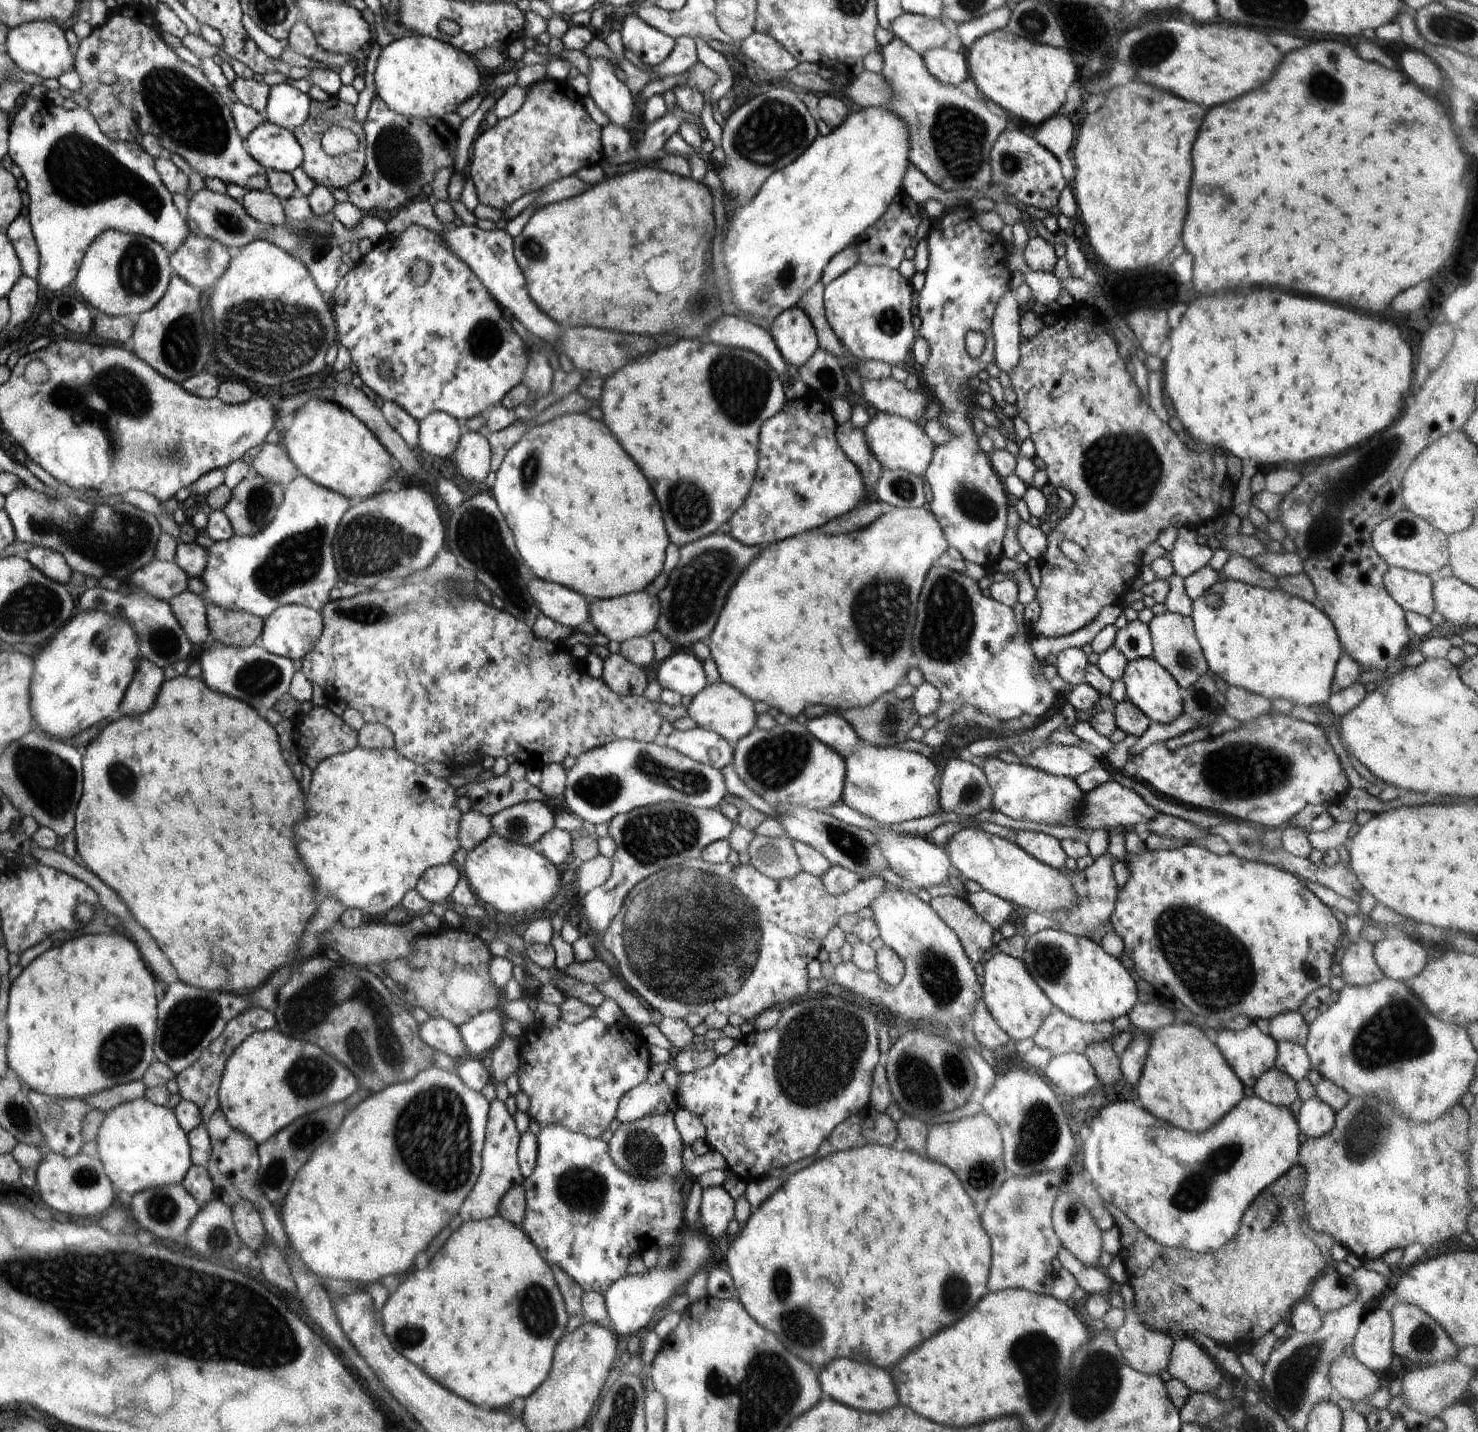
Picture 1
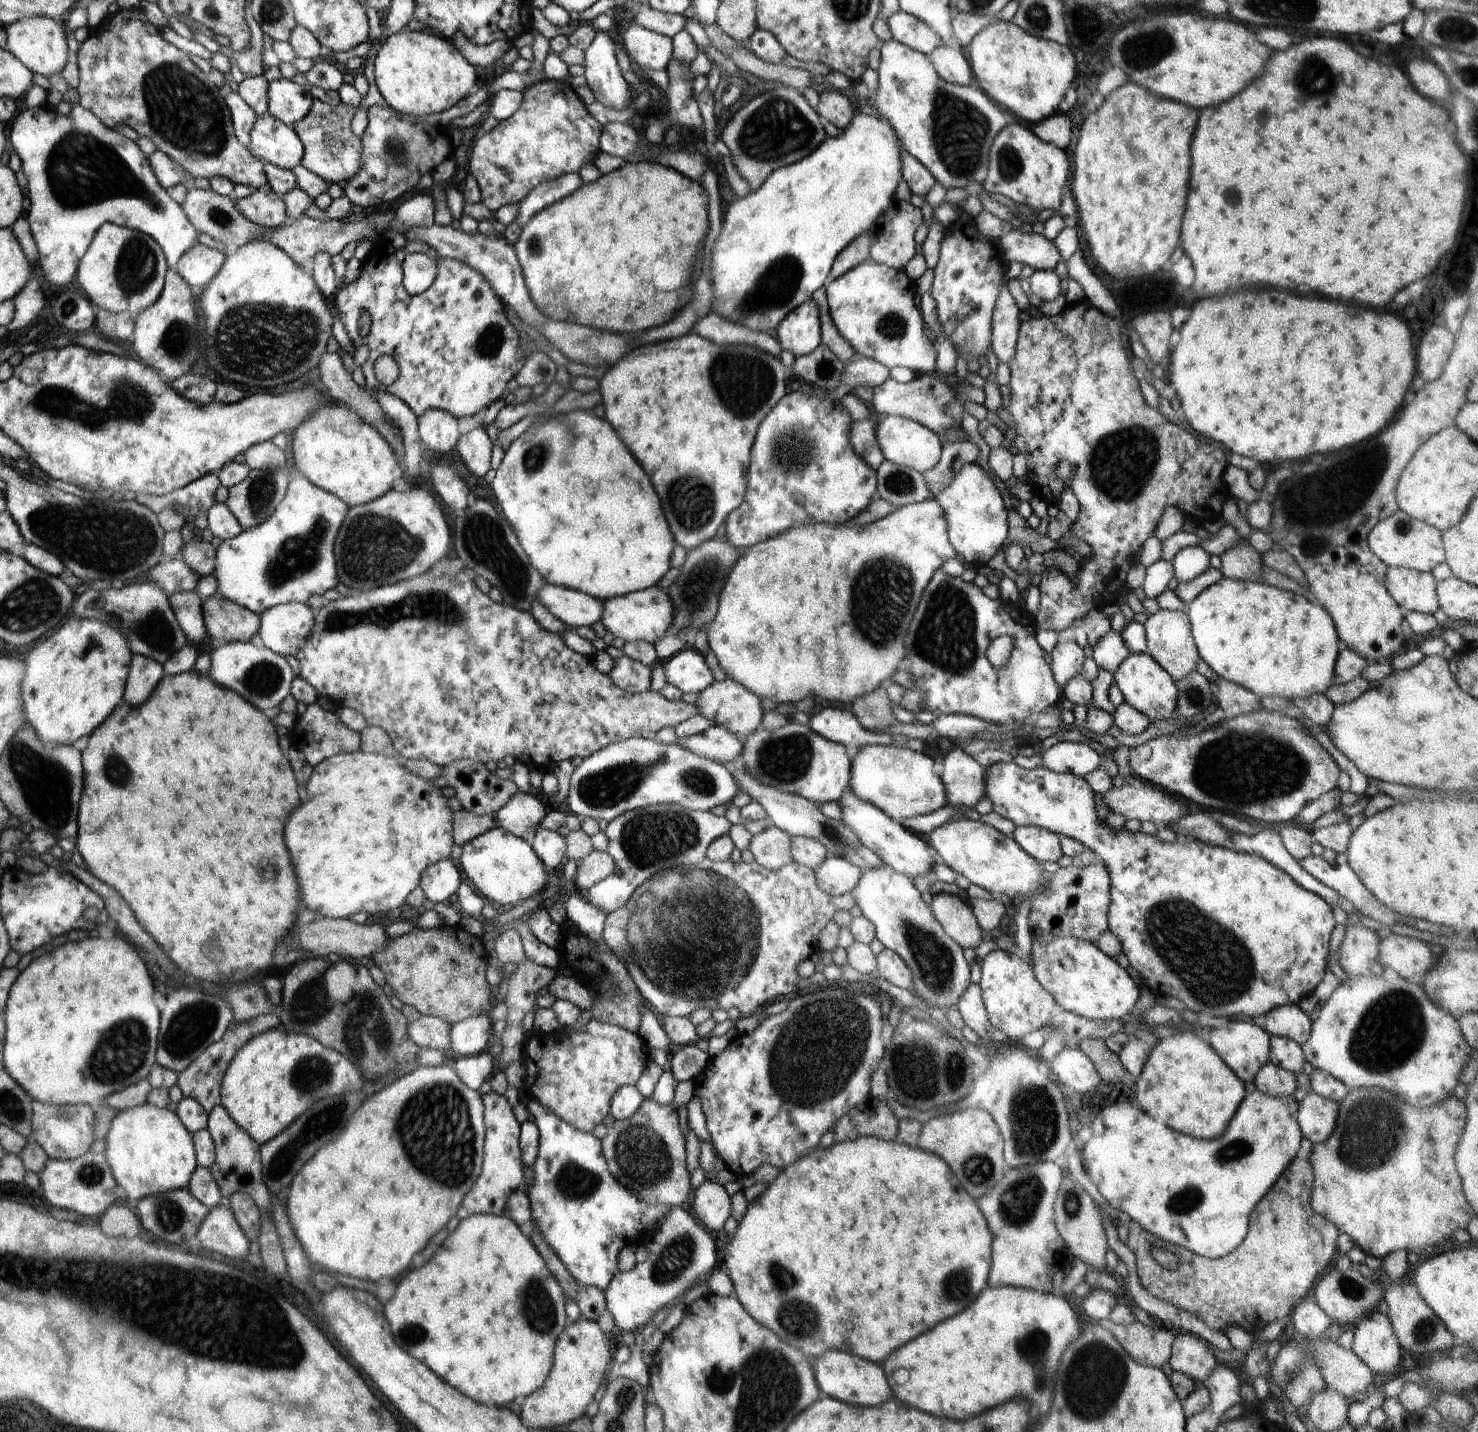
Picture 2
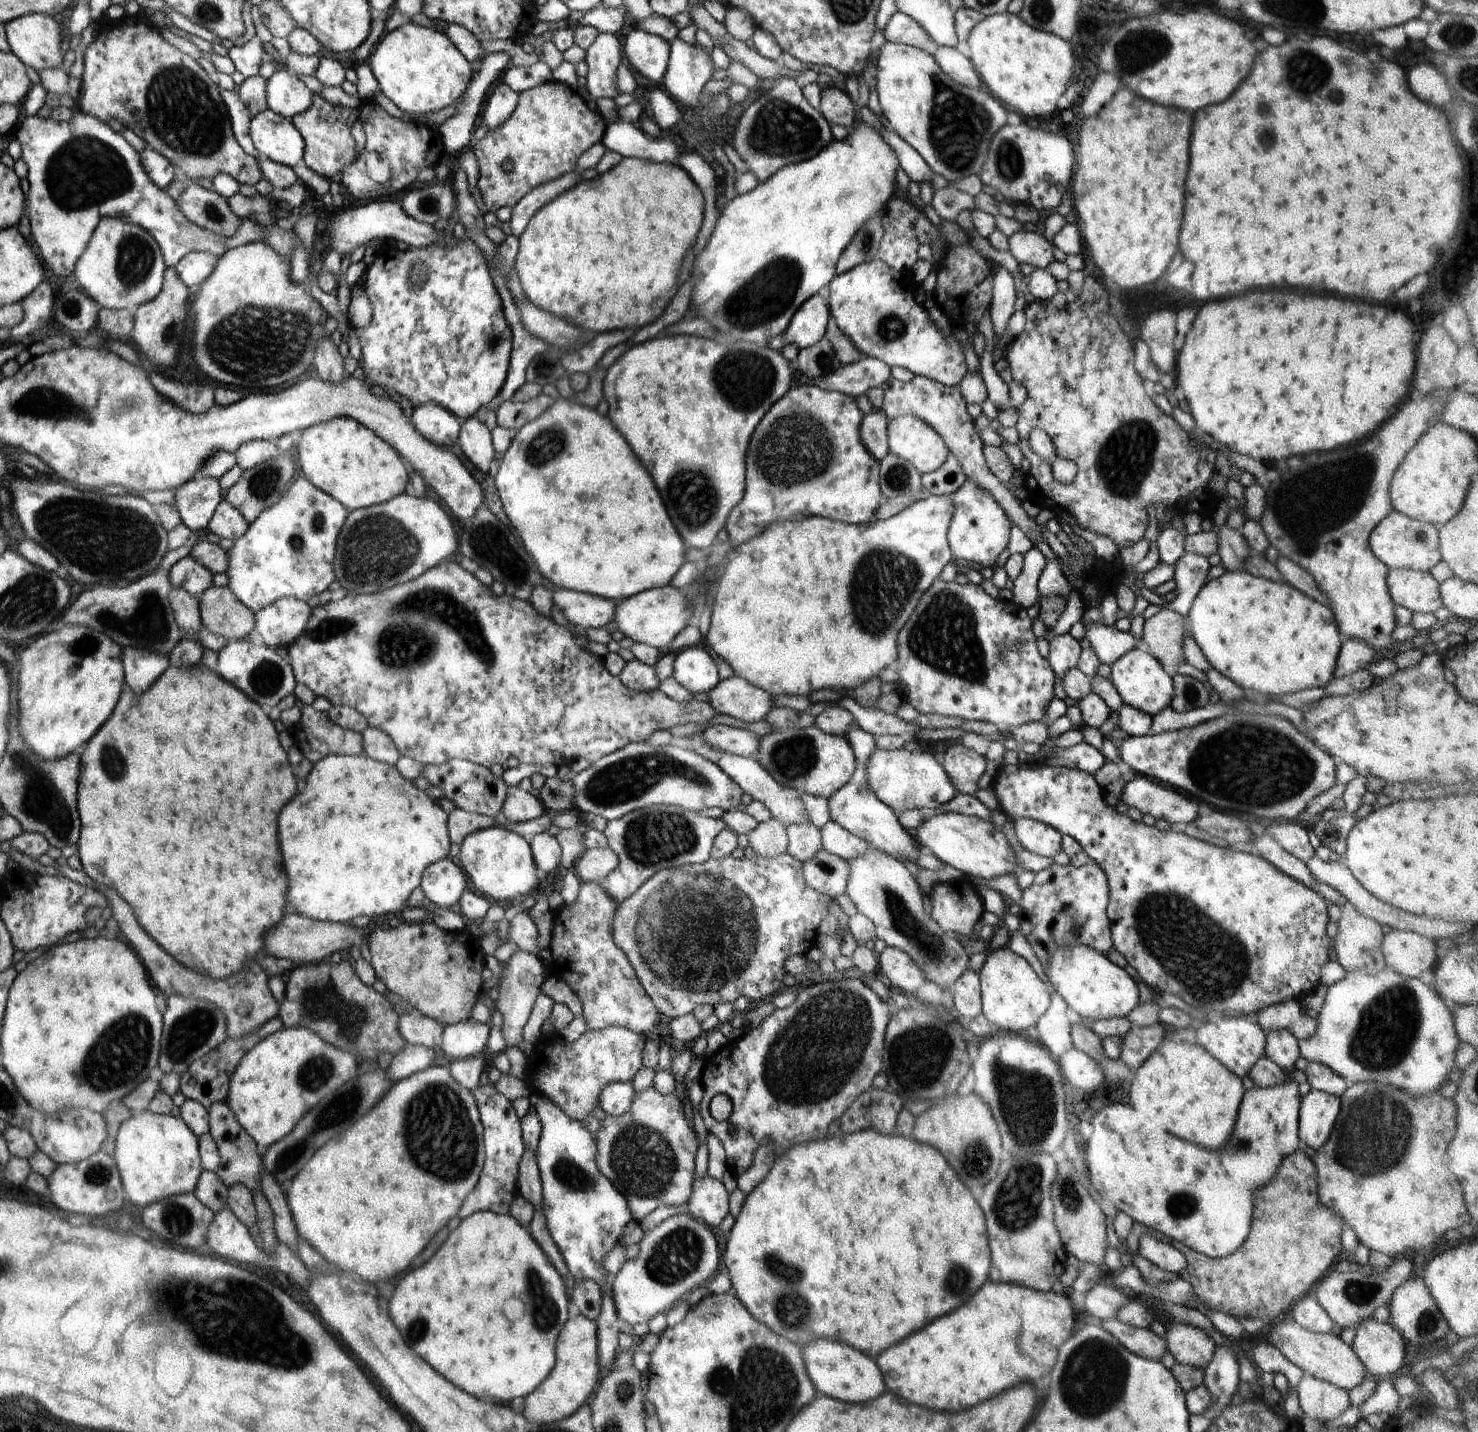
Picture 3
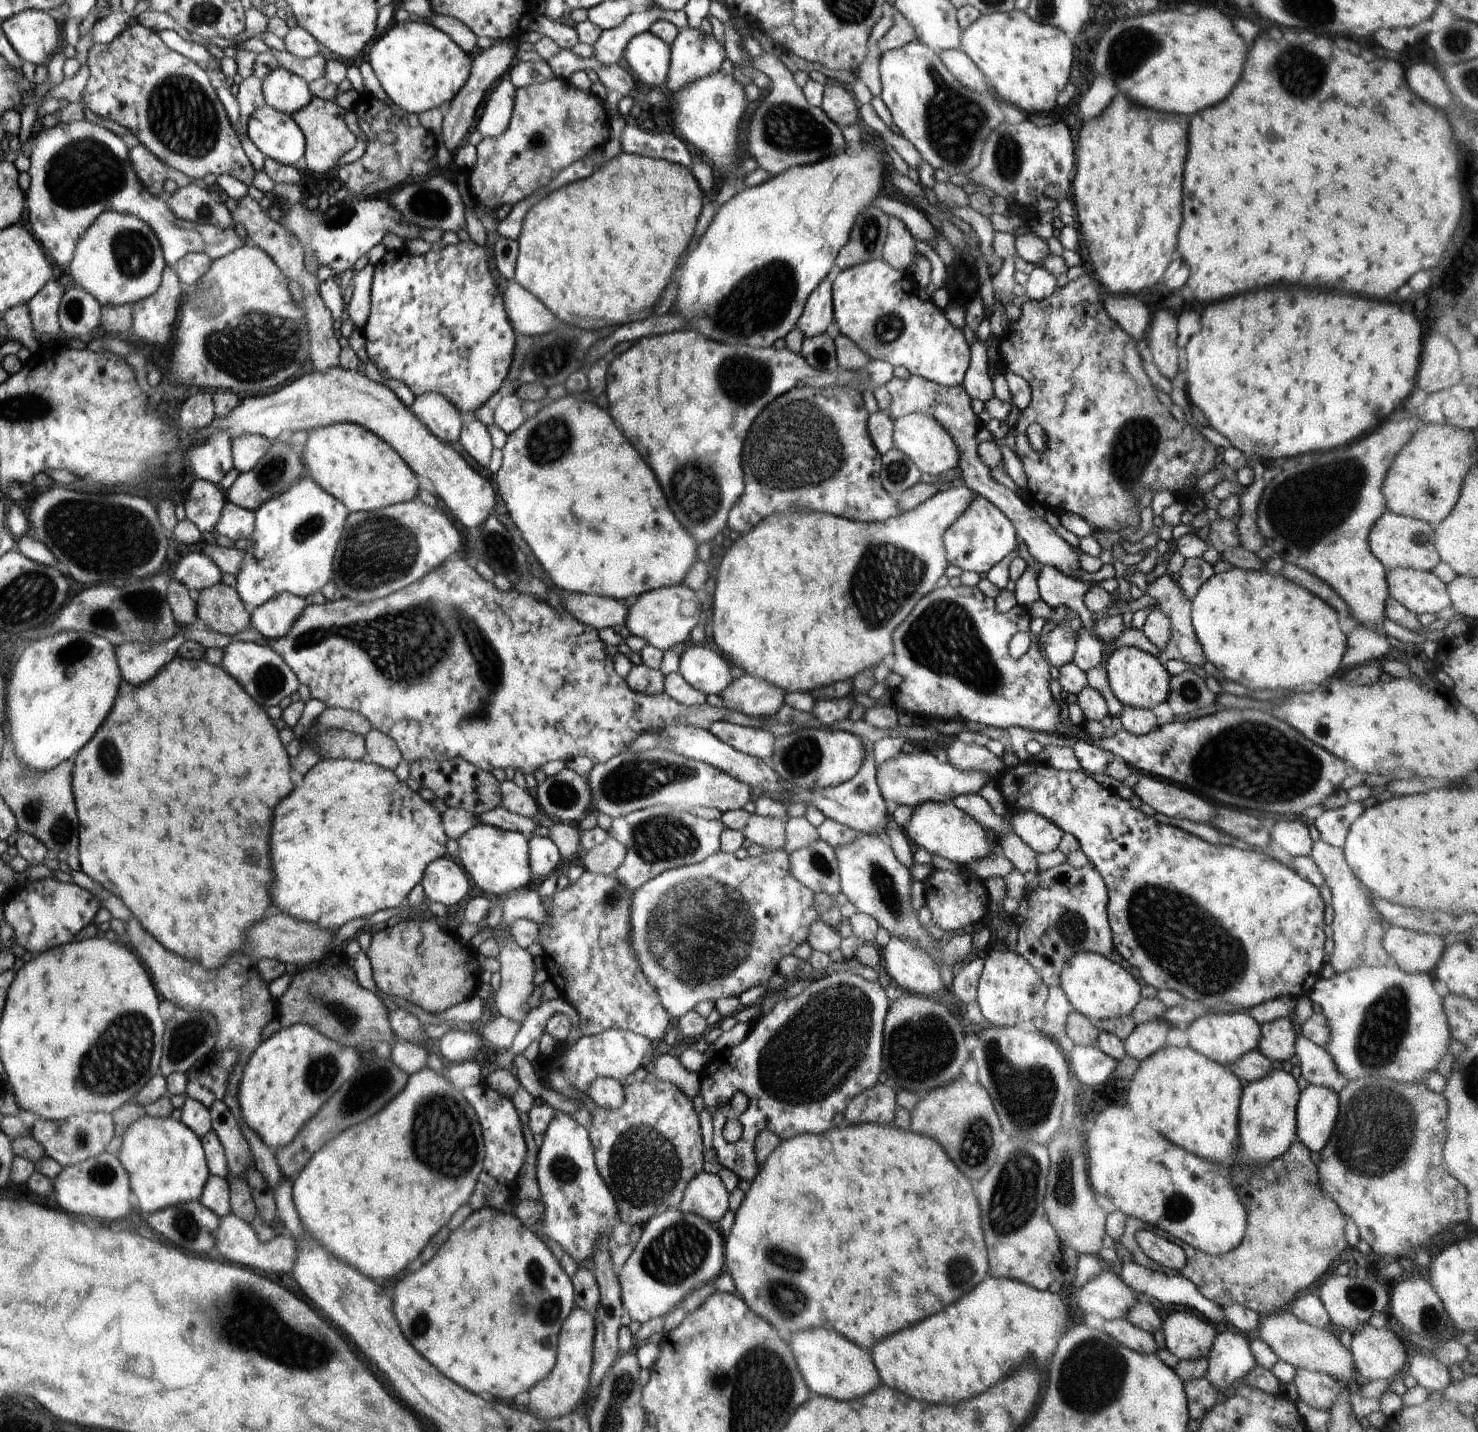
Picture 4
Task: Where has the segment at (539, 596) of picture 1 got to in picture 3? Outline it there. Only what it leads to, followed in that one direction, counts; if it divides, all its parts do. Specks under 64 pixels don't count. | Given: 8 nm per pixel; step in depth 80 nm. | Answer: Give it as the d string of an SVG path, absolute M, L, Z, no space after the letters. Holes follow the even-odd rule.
M572 589L552 592L553 606L556 606L570 624L585 630L603 628L611 622L617 602Z

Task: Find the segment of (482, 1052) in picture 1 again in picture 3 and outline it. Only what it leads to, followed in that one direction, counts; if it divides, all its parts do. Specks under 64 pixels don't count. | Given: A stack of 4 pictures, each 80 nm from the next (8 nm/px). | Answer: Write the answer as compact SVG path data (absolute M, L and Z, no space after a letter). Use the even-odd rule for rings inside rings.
M470 1019L446 1025L443 1028L440 1054L445 1053L452 1060L474 1057L484 1050L489 1030L487 1022Z

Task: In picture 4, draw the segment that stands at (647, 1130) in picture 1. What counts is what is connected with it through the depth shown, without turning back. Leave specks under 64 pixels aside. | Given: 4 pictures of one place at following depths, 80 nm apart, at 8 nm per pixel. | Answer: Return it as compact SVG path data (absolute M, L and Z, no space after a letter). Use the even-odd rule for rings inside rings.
M656 1079L653 1082L638 1082L631 1080L624 1086L625 1101L624 1104L617 1109L604 1110L602 1107L596 1107L590 1110L592 1118L592 1128L590 1128L589 1137L594 1147L595 1163L597 1171L604 1179L606 1186L613 1192L614 1198L617 1200L619 1219L623 1222L629 1222L631 1225L644 1224L652 1217L663 1213L666 1209L676 1208L684 1198L688 1183L703 1170L704 1155L702 1154L702 1136L700 1131L699 1116L694 1112L692 1106L692 1096L684 1094L677 1086L668 1081Z

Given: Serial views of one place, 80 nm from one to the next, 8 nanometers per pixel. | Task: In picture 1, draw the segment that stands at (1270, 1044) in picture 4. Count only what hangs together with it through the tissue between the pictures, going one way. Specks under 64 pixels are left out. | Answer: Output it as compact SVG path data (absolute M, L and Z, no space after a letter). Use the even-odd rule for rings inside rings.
M1276 1042L1277 1056L1274 1067L1294 1078L1296 1083L1308 1077L1311 1064L1304 1048L1294 1042Z

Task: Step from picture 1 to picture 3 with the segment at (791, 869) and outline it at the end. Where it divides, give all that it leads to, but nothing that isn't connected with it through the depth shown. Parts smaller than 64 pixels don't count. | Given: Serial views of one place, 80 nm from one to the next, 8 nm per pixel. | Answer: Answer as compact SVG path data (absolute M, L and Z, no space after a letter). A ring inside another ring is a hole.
M776 819L760 821L755 829L747 834L749 846L761 857L773 859L787 852L789 838L787 828Z

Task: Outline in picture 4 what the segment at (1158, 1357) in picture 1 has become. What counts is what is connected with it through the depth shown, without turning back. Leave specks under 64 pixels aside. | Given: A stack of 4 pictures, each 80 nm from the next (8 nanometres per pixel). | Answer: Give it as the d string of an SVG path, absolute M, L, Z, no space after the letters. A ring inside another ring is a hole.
M1126 1319L1105 1321L1102 1331L1114 1337L1120 1344L1142 1354L1157 1354L1160 1349L1149 1332L1130 1324Z

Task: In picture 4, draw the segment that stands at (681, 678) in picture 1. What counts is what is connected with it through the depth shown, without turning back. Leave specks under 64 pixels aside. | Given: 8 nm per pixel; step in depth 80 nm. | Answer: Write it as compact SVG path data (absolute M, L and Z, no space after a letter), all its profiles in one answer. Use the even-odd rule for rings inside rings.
M704 643L690 646L679 657L678 674L706 696L719 695L734 680L730 675L731 664Z

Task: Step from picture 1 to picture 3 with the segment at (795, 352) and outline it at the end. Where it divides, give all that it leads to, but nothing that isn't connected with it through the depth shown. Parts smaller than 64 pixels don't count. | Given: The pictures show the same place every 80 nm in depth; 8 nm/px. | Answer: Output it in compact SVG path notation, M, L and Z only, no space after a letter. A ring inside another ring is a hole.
M820 292L812 295L792 315L782 334L785 344L794 344L798 350L814 346L825 337L829 316L826 296Z

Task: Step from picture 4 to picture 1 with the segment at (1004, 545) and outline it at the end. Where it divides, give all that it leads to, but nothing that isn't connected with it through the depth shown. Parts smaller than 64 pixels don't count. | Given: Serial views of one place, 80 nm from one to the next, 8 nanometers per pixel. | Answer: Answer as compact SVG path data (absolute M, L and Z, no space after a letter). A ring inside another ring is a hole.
M968 199L968 202L962 206L947 210L931 224L927 235L930 262L925 271L926 280L922 284L922 290L917 292L918 296L915 298L915 317L918 319L918 334L930 346L930 356L928 356L928 362L922 365L922 380L919 382L930 392L932 399L942 404L944 410L940 412L938 422L942 422L942 426L948 432L948 440L934 448L934 458L924 477L928 485L931 512L936 514L936 520L942 524L942 532L950 547L958 550L968 562L991 568L1003 557L1001 550L1006 528L1008 528L1008 498L1006 498L1001 479L990 466L989 456L980 450L979 438L974 432L972 422L966 416L970 410L968 408L970 398L964 392L964 386L966 384L974 386L977 375L985 371L990 364L995 364L994 338L990 328L992 328L992 318L1000 298L1011 291L1012 274L1007 264L1010 252L1006 248L1002 235L994 235L982 230L978 220L980 220L980 213L976 212L974 206L969 205ZM968 332L981 332L985 337L982 354L977 358L970 356L966 350L965 338Z

